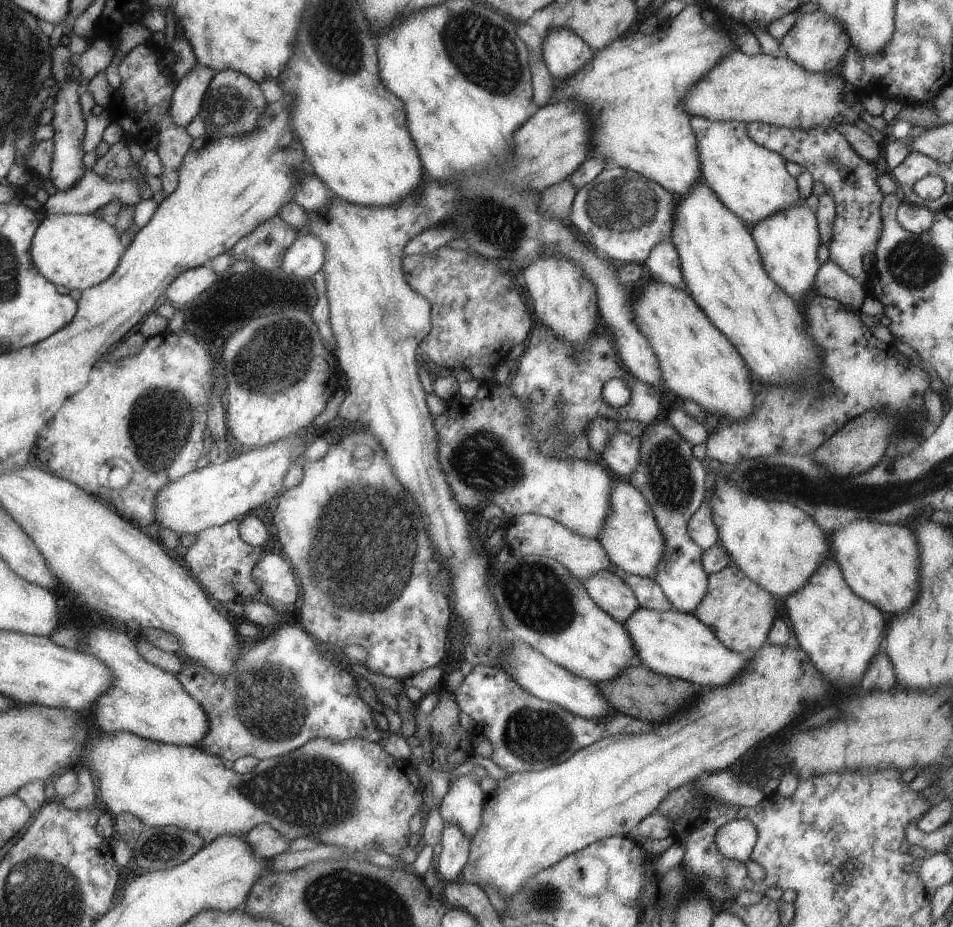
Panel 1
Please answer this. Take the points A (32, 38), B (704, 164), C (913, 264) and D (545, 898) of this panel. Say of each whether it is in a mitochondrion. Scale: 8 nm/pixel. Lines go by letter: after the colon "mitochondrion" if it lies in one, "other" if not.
A: mitochondrion
B: other
C: mitochondrion
D: mitochondrion

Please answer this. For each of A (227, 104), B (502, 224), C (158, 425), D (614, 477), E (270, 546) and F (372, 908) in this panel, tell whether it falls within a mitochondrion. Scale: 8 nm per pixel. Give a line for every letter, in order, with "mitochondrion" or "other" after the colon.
A: mitochondrion
B: mitochondrion
C: mitochondrion
D: other
E: other
F: mitochondrion

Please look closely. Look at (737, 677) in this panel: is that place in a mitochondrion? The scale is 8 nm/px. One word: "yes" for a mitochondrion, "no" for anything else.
no

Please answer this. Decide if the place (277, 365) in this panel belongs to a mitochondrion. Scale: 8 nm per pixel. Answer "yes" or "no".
yes

